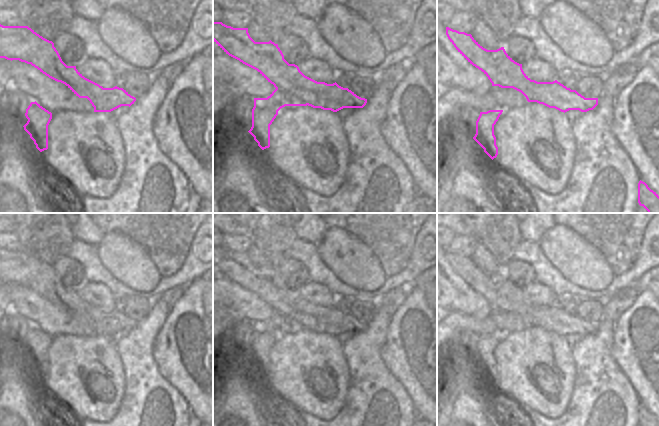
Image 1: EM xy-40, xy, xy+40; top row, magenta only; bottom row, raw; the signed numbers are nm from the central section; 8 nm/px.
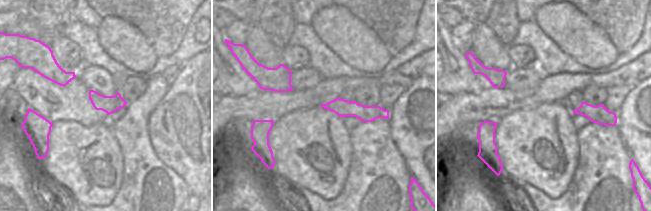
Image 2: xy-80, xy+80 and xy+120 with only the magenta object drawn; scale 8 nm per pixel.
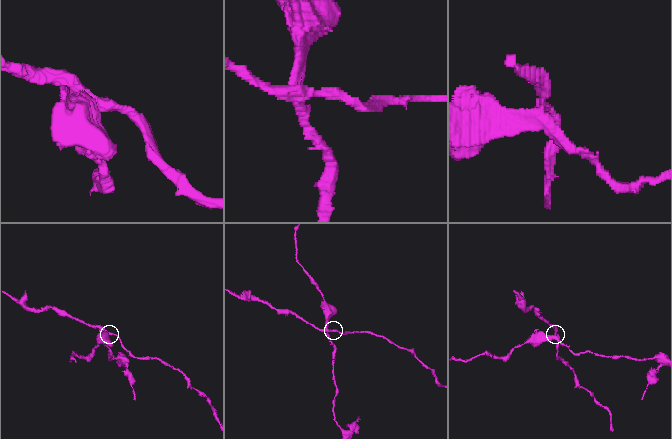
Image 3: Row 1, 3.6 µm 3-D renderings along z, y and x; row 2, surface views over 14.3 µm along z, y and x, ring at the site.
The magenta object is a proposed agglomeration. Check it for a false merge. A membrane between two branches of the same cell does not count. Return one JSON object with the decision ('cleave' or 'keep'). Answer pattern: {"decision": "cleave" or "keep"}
{"decision": "cleave"}

